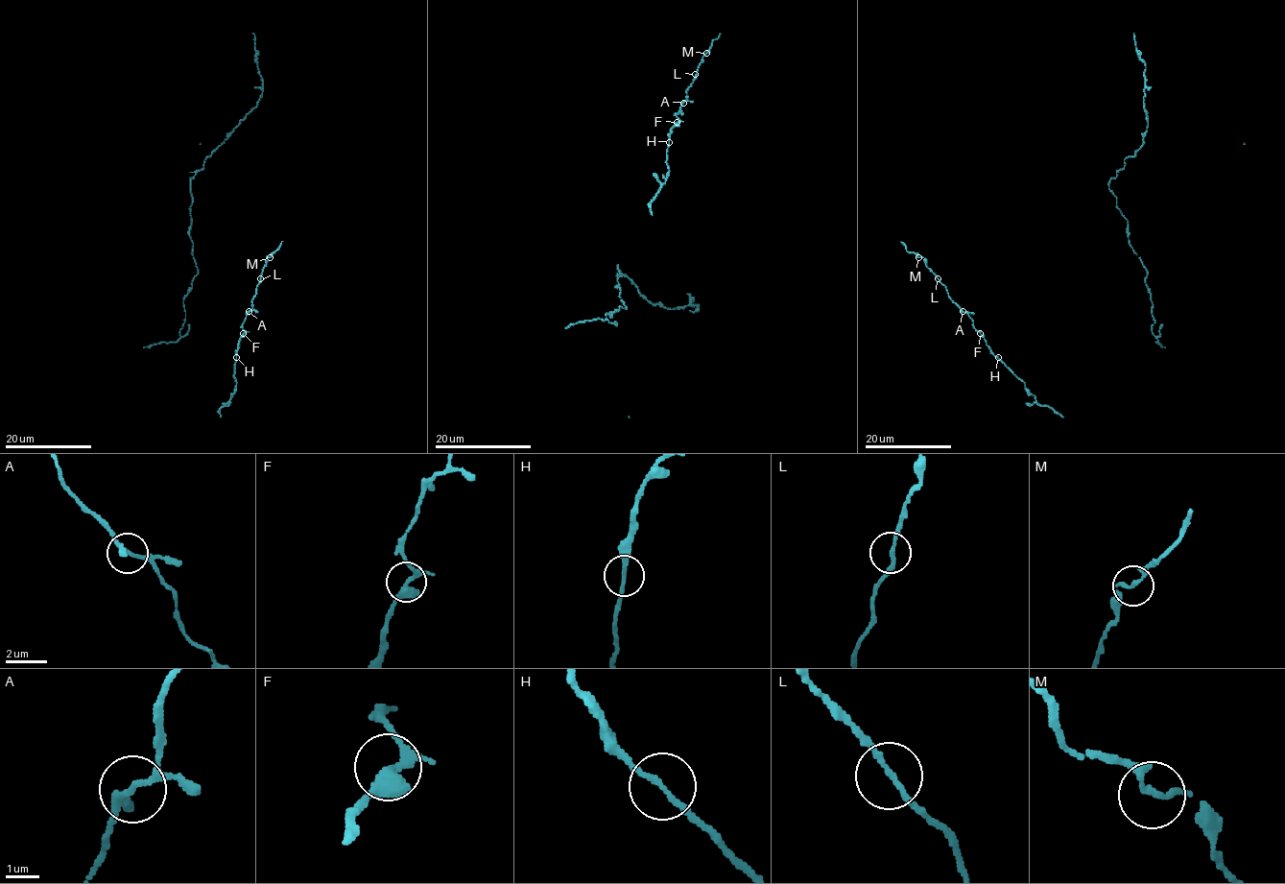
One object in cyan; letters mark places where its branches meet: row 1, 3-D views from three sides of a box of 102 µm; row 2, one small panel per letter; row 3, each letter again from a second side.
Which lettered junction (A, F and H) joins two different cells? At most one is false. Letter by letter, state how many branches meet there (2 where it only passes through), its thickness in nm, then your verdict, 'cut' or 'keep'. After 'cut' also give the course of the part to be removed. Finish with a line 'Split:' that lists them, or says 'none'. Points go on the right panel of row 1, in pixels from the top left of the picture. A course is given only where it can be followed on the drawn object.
A: branches 3; calibre 130 nm; keep
F: branches 3; calibre 280 nm; keep
H: branches 2; calibre 150 nm; keep
Split: none

